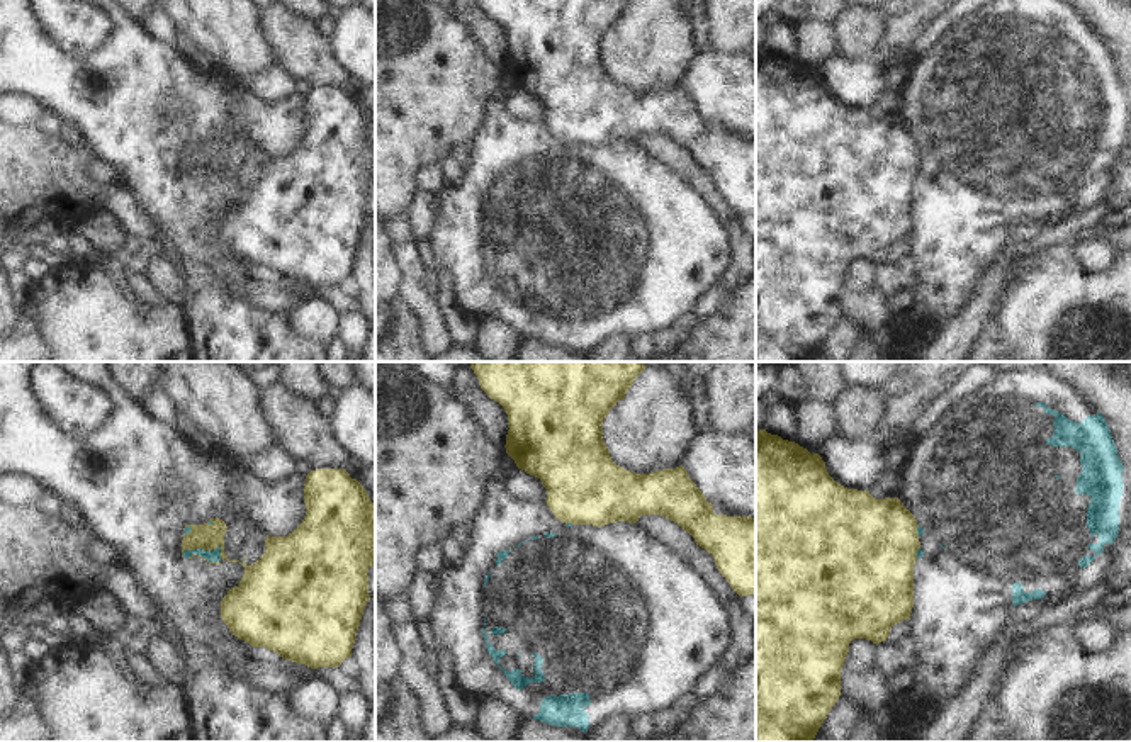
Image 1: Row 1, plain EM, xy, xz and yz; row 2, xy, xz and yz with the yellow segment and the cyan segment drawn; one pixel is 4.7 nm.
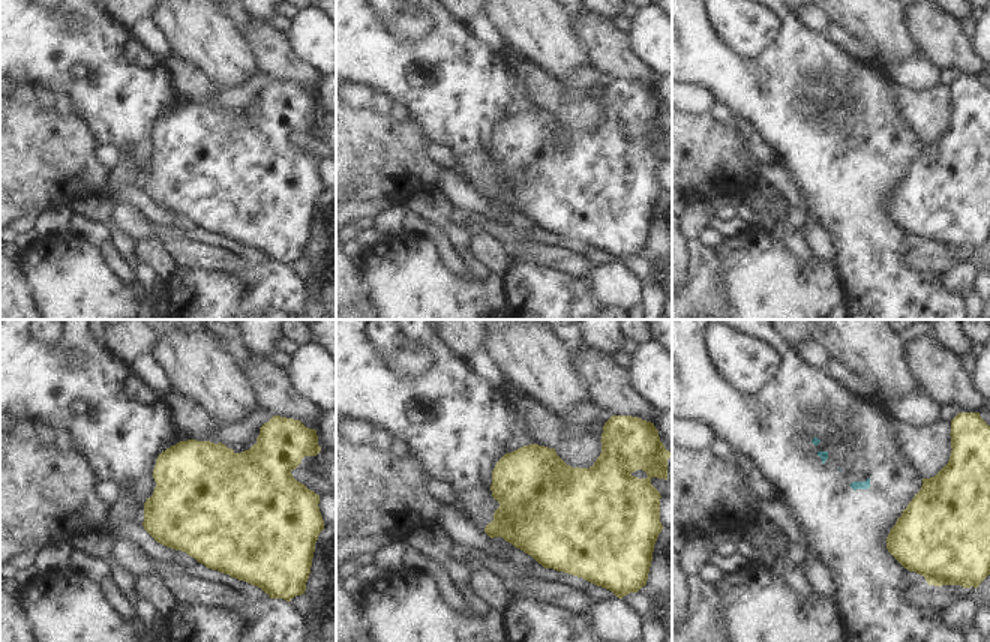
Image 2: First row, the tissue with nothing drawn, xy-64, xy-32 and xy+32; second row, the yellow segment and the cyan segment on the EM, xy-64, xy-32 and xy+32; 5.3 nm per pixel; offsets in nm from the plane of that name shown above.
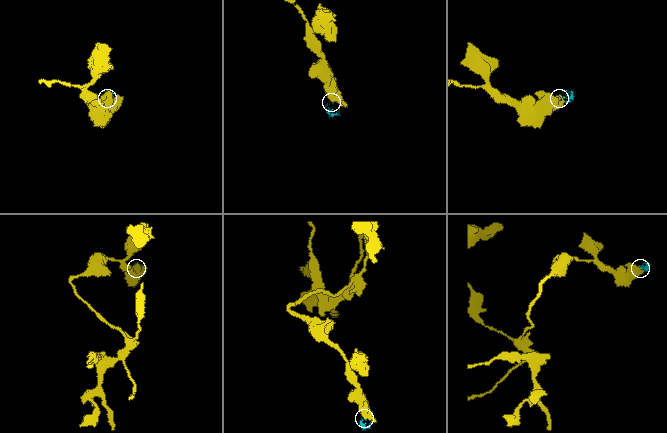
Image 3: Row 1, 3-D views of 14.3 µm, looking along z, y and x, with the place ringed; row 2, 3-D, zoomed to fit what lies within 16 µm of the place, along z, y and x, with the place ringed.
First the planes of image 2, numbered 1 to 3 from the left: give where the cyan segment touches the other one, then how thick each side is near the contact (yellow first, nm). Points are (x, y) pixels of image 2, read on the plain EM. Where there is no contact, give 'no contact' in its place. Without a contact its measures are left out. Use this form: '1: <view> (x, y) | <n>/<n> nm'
1: no contact
2: no contact
3: no contact

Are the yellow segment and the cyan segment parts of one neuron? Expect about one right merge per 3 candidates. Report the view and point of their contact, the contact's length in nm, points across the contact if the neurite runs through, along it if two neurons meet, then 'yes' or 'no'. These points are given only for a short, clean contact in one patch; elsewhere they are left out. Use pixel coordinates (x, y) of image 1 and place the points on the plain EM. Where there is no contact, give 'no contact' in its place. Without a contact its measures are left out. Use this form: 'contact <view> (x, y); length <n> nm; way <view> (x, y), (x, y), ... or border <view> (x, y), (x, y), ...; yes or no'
contact xy (201, 167); length 200 nm; no

